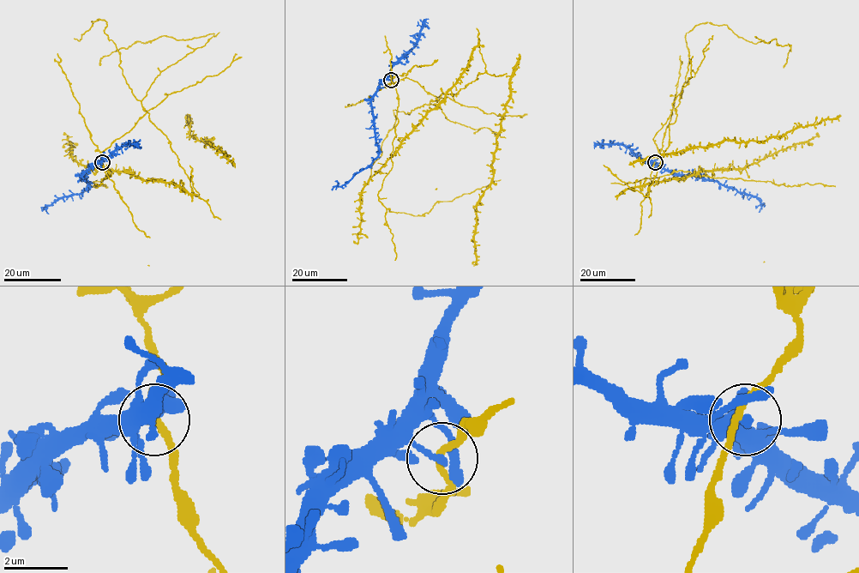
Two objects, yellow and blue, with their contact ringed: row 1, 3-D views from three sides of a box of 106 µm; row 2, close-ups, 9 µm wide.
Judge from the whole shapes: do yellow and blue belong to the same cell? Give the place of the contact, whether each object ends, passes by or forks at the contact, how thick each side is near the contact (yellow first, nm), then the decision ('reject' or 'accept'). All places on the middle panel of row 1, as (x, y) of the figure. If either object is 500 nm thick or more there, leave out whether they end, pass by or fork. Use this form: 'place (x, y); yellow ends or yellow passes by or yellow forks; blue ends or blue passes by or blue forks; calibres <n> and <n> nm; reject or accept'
place (391, 80); yellow passes by; blue ends; calibres 200 and 220 nm; accept

